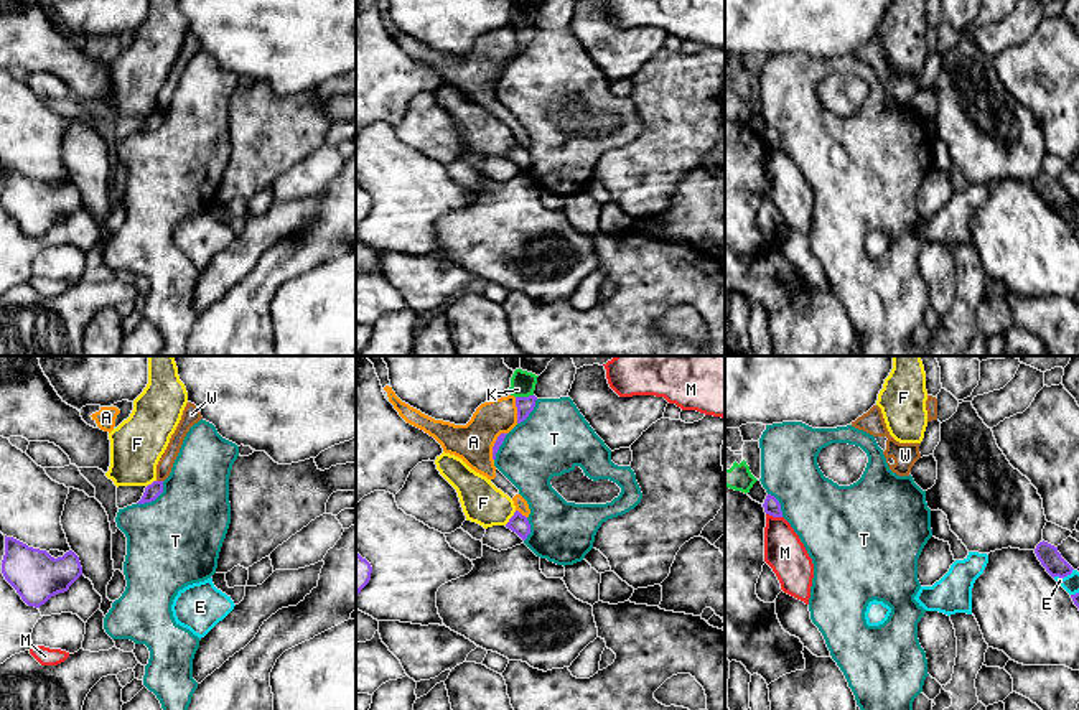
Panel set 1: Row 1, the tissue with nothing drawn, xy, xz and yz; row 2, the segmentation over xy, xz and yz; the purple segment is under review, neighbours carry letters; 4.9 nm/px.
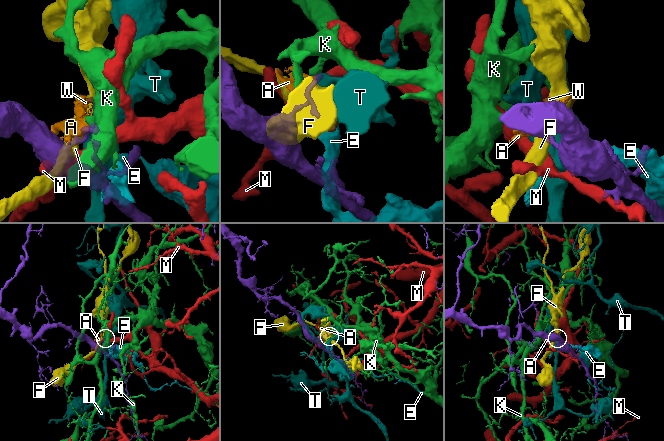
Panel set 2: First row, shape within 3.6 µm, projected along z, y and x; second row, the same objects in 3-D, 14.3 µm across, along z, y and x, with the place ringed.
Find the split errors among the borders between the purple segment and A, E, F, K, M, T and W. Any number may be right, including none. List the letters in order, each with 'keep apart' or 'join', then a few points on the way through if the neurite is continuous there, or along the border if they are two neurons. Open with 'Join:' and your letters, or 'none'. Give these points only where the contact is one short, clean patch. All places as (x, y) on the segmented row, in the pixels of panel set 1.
Join: none
A: keep apart
E: keep apart
F: keep apart
K: keep apart; border along xz (532, 394), (516, 397)
M: keep apart
T: keep apart
W: keep apart; border along xy (157, 480), (162, 481)

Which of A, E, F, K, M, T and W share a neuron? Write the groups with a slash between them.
A W / E / F / K / M / T

